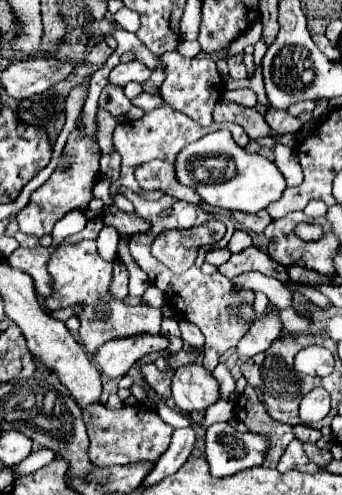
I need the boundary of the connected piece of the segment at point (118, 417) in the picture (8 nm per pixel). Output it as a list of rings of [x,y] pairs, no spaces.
[[[93,404],[83,408],[83,420],[89,434],[89,456],[91,464],[105,466],[125,466],[133,462],[157,462],[159,456],[169,448],[173,428],[159,418],[159,414],[145,404],[123,406],[119,410],[109,410],[103,404]]]

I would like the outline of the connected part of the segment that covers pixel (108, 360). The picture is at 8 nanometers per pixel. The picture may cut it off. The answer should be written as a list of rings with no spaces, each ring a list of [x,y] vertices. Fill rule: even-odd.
[[[139,334],[139,336],[131,336],[131,338],[117,338],[117,340],[103,344],[101,348],[97,348],[93,360],[97,362],[99,370],[105,376],[121,378],[145,354],[161,352],[165,348],[169,348],[169,342],[161,334],[157,334],[157,336]]]

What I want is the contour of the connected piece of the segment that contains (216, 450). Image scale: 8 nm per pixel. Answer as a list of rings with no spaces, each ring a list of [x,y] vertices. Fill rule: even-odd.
[[[227,422],[207,428],[207,462],[215,478],[263,464],[265,448],[269,448],[269,436],[265,434],[239,432]]]

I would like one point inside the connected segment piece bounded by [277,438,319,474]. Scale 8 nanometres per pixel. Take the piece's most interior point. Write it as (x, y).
(294, 459)

